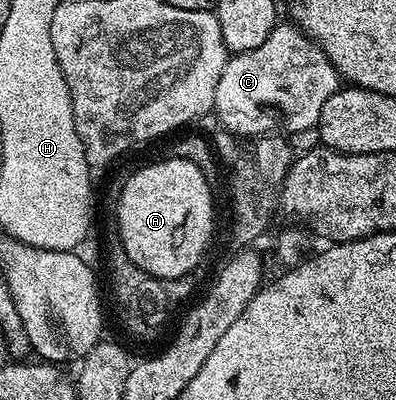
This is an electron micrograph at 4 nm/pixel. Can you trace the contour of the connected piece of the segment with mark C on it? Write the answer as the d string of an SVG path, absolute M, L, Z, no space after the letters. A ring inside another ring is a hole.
M290 21L280 22L265 37L257 49L249 49L232 54L221 73L221 81L217 81L217 102L226 128L232 135L240 137L267 137L271 131L292 133L301 129L309 129L318 124L321 117L321 105L329 101L333 92L340 90L341 80L334 65L325 57L325 53Z

